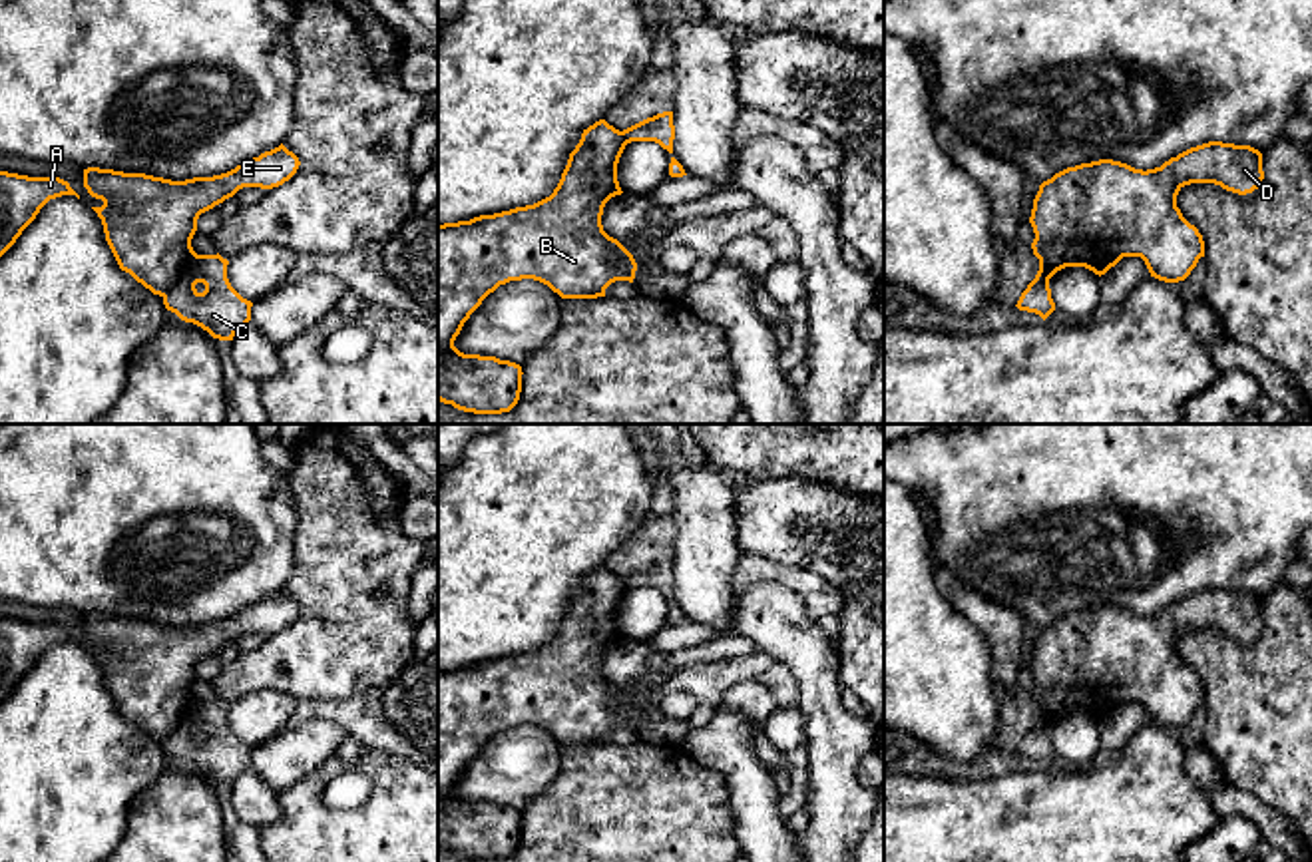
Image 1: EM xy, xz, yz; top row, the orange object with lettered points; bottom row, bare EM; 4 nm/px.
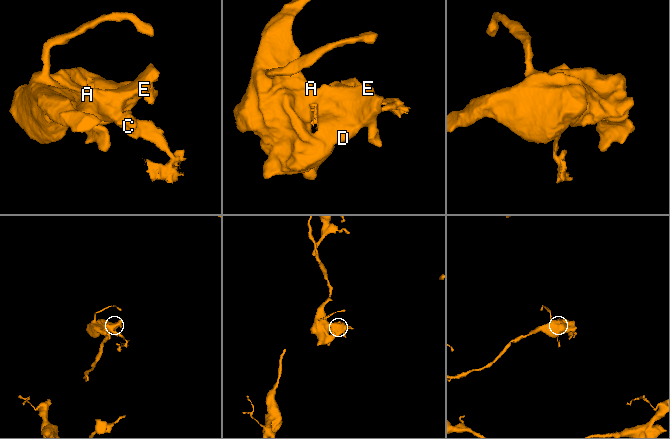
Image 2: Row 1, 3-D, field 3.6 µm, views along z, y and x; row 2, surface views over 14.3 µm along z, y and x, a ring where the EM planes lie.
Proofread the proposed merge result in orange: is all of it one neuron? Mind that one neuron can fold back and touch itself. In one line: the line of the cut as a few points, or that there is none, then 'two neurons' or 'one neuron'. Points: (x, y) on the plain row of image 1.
no cut; one neuron

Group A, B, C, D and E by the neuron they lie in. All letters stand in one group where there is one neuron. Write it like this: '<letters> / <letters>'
A B C D E

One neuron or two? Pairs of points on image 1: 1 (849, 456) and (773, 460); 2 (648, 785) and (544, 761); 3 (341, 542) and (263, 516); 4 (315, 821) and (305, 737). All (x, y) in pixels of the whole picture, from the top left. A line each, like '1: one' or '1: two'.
1: one
2: two
3: two
4: two

